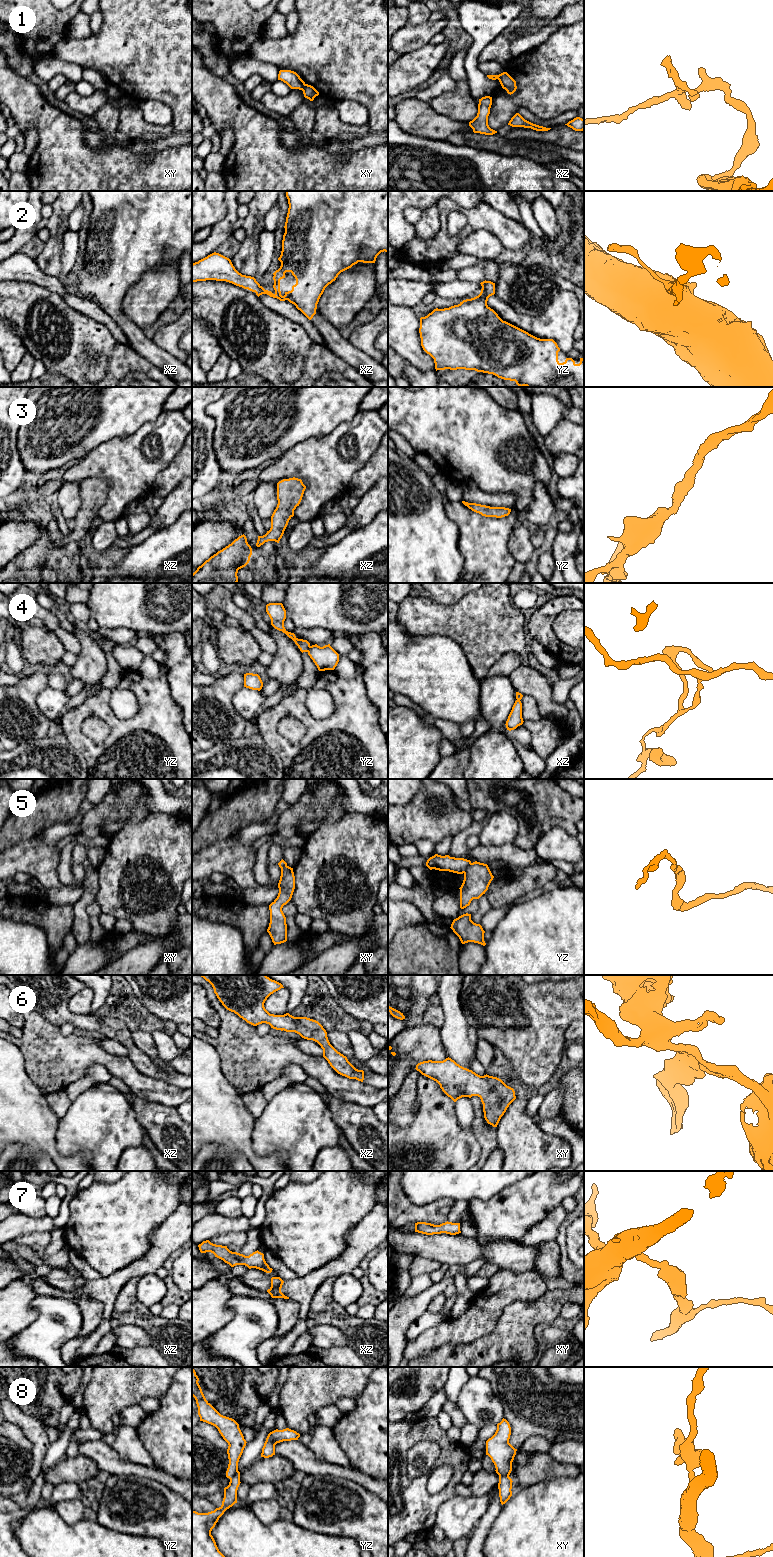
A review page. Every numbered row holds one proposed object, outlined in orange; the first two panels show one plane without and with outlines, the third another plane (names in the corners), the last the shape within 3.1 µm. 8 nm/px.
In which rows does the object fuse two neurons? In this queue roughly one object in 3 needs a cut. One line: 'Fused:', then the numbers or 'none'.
Fused: 1, 4, 5, 8

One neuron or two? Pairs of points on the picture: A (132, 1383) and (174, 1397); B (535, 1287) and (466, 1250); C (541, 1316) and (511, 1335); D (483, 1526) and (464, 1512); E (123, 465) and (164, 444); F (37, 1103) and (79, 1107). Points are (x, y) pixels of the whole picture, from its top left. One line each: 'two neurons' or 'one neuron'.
A: two neurons
B: two neurons
C: one neuron
D: two neurons
E: one neuron
F: two neurons

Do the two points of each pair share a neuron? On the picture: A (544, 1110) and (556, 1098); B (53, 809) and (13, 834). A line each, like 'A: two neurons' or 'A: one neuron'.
A: one neuron
B: one neuron

